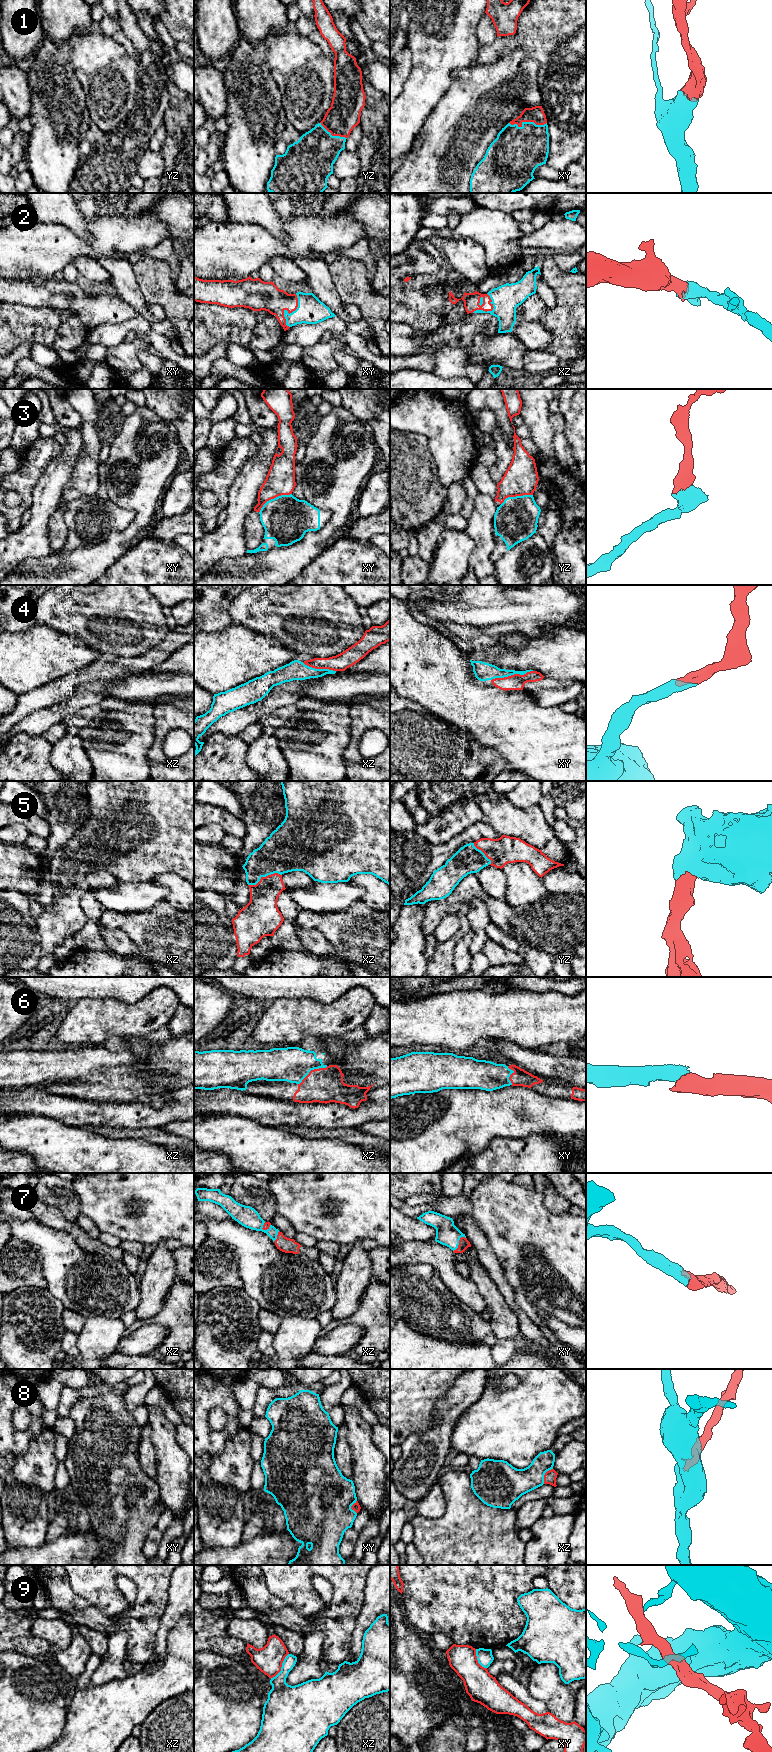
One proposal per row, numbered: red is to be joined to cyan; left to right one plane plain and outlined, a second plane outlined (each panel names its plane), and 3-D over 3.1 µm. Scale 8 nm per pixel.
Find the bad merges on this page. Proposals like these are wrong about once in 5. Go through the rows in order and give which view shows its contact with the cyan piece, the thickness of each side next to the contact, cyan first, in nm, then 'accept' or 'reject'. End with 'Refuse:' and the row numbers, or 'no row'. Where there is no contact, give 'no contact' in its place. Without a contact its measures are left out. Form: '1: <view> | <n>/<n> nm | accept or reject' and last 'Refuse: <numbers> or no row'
1: xy | 400/130 nm | accept
2: xy | 220/220 nm | accept
3: xy | 380/240 nm | reject
4: xy | 150/130 nm | accept
5: xz | 340/220 nm | accept
6: xz | 280/280 nm | accept
7: xy | 180/80 nm | accept
8: xz | 220/100 nm | accept
9: xz | 240/220 nm | reject
Refuse: 3, 9

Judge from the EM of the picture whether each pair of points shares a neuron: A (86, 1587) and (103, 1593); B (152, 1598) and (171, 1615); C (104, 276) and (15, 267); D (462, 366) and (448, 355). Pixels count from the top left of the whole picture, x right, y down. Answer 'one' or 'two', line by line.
A: one
B: two
C: two
D: one

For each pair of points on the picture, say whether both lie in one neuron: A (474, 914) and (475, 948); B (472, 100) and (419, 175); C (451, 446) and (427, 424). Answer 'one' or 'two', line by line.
A: one
B: one
C: one

